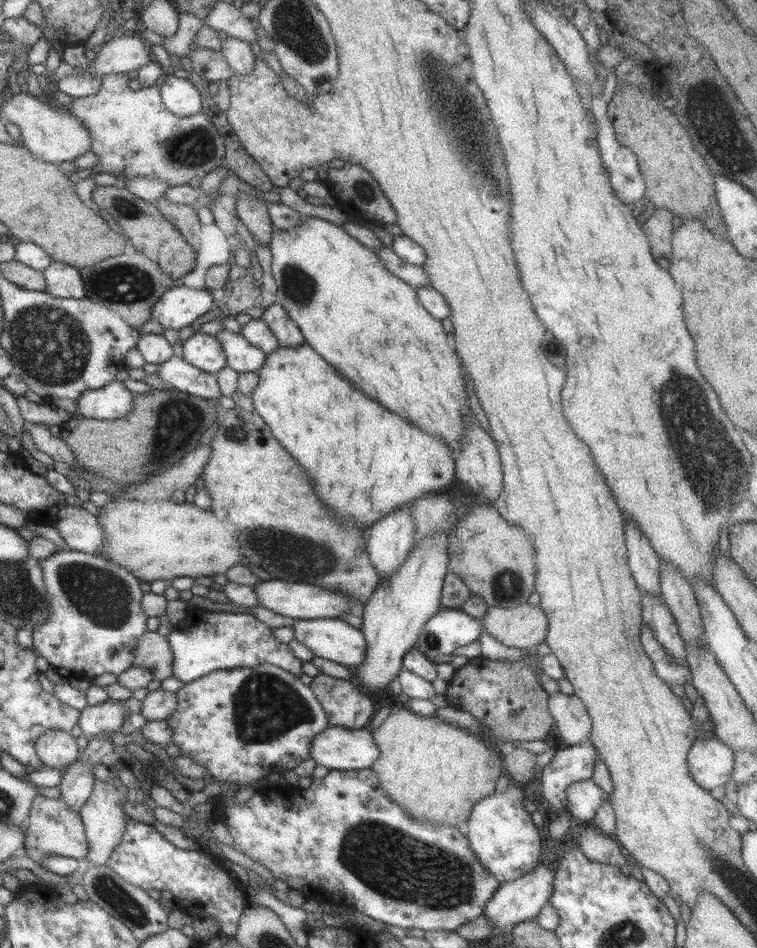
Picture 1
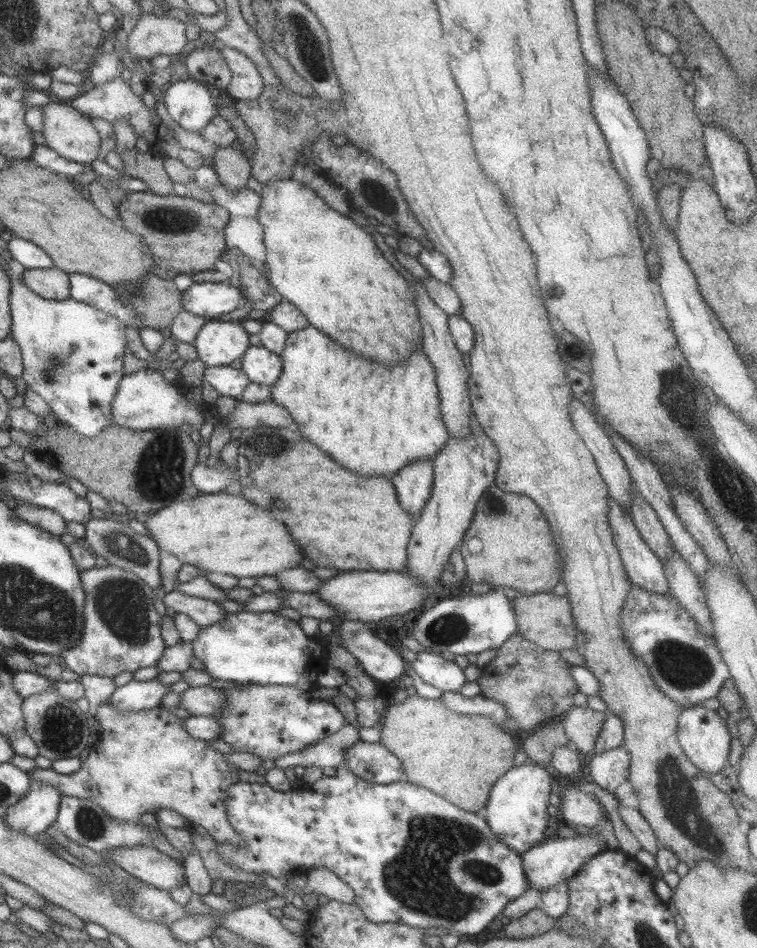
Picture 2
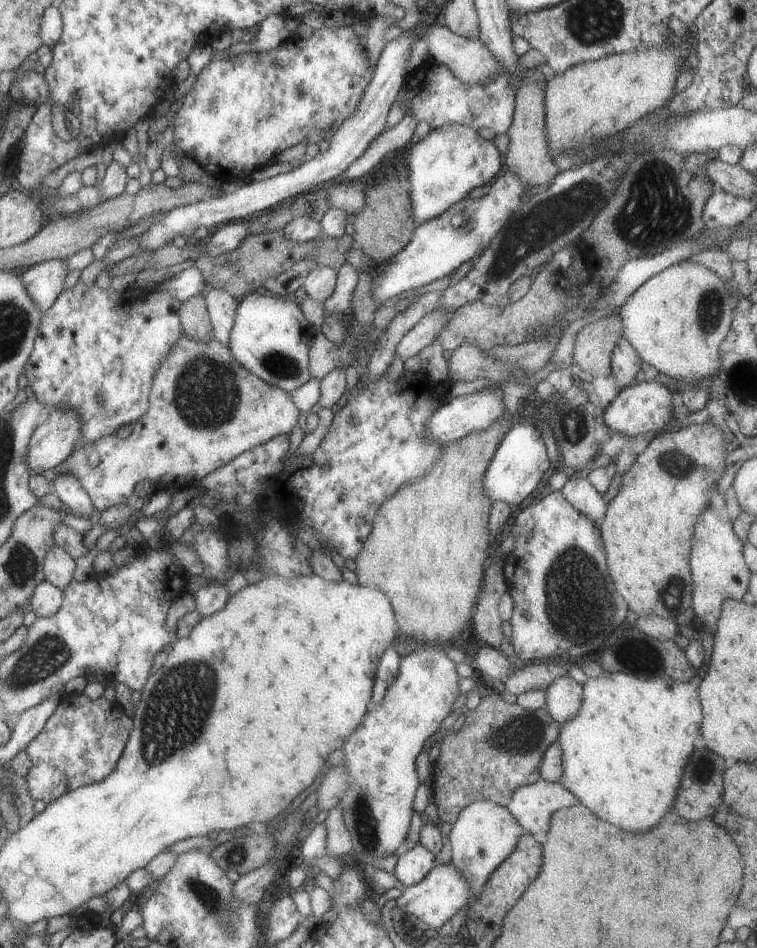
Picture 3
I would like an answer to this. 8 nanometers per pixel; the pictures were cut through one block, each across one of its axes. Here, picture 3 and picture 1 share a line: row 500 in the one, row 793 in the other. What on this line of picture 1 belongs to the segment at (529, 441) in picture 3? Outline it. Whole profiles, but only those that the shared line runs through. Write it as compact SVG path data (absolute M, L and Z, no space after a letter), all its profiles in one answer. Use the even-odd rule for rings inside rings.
M513 783L504 792L493 792L474 805L467 820L470 848L500 885L532 872L539 865L541 837L530 813L524 811L523 791L523 786Z

